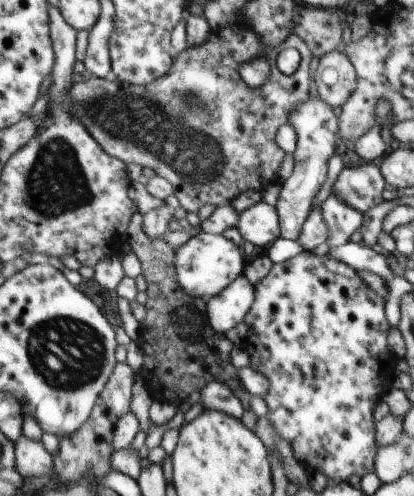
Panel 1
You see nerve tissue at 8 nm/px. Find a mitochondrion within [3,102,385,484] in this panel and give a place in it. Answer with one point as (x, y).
(72, 356)

